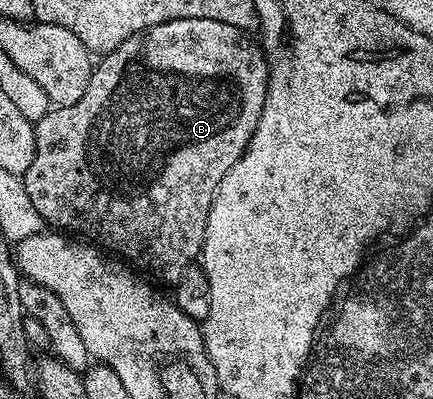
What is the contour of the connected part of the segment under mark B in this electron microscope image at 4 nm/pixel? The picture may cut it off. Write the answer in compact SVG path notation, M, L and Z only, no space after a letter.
M178 18L155 24L147 32L126 38L122 46L107 53L101 59L104 61L101 64L99 61L93 67L90 86L86 86L86 94L82 94L74 106L49 107L48 113L41 120L35 121L34 162L30 162L30 170L24 172L22 179L26 194L30 194L30 202L34 202L34 210L38 210L45 225L87 238L127 262L133 269L149 277L157 276L168 286L177 284L182 274L186 274L186 270L193 267L203 253L206 222L210 218L210 206L218 186L248 149L250 138L258 126L258 118L262 118L262 106L268 93L268 59L264 56L263 47L248 36L251 35L245 29L230 26L226 22L214 22L214 18Z

